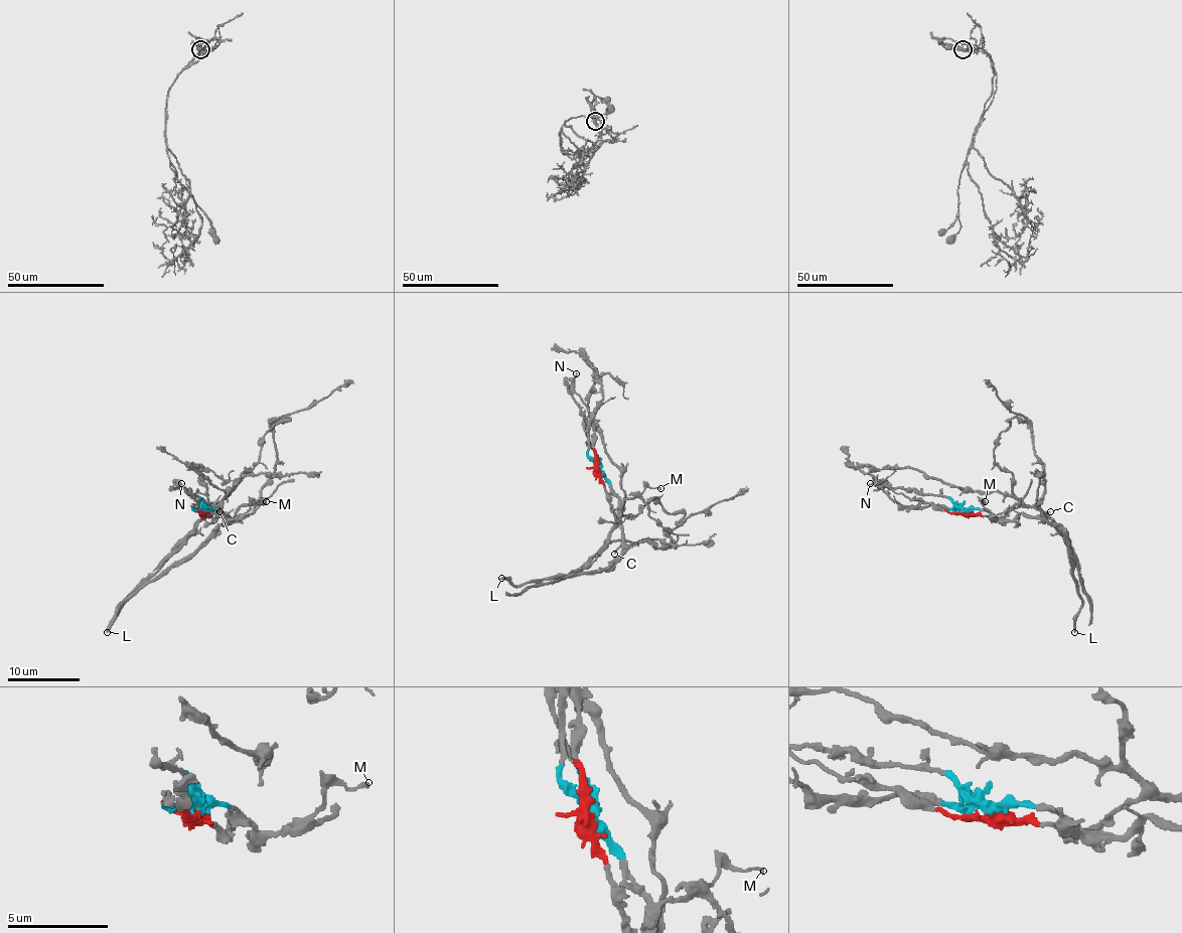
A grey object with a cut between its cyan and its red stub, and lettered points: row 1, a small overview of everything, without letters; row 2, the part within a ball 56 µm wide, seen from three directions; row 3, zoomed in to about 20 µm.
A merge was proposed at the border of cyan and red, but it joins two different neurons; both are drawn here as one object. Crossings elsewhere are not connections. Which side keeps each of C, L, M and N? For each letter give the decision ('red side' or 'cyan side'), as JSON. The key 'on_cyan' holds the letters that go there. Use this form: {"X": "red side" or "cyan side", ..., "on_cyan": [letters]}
{"C": "cyan side", "L": "cyan side", "M": "cyan side", "N": "red side", "on_cyan": ["C", "L", "M"]}

